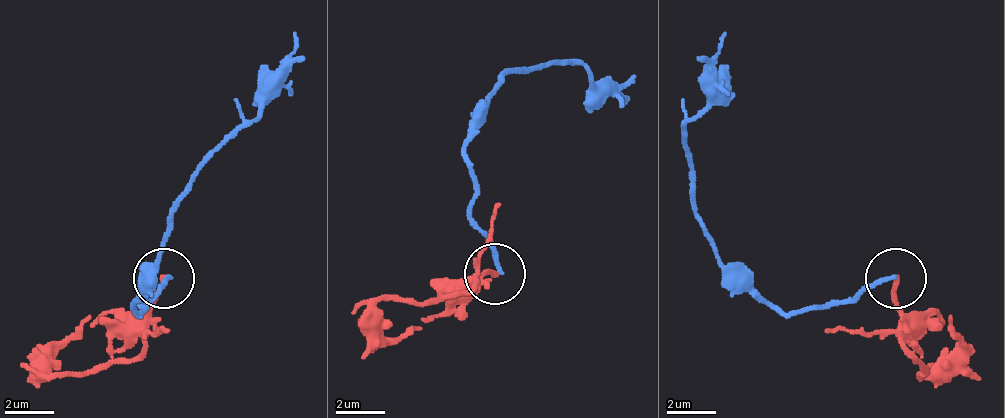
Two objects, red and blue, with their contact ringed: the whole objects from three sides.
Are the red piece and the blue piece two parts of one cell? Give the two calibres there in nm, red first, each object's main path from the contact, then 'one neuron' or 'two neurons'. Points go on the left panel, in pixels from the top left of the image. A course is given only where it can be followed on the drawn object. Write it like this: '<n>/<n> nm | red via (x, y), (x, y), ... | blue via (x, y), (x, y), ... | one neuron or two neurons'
240/180 nm | red via (165, 279), (147, 310), (80, 322), (31, 383) | blue via (165, 279), (135, 310), (141, 273), (165, 249), (183, 188), (250, 127), (268, 103), (268, 73), (293, 30) | two neurons

